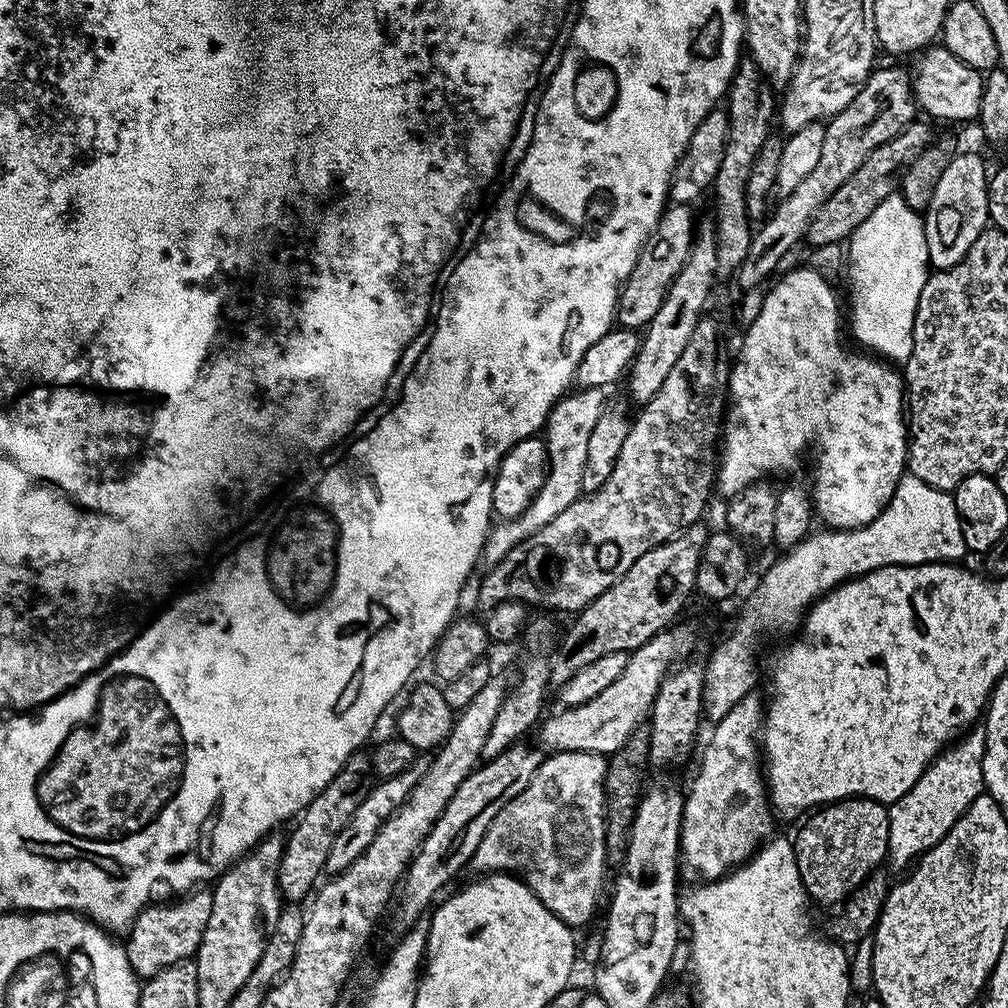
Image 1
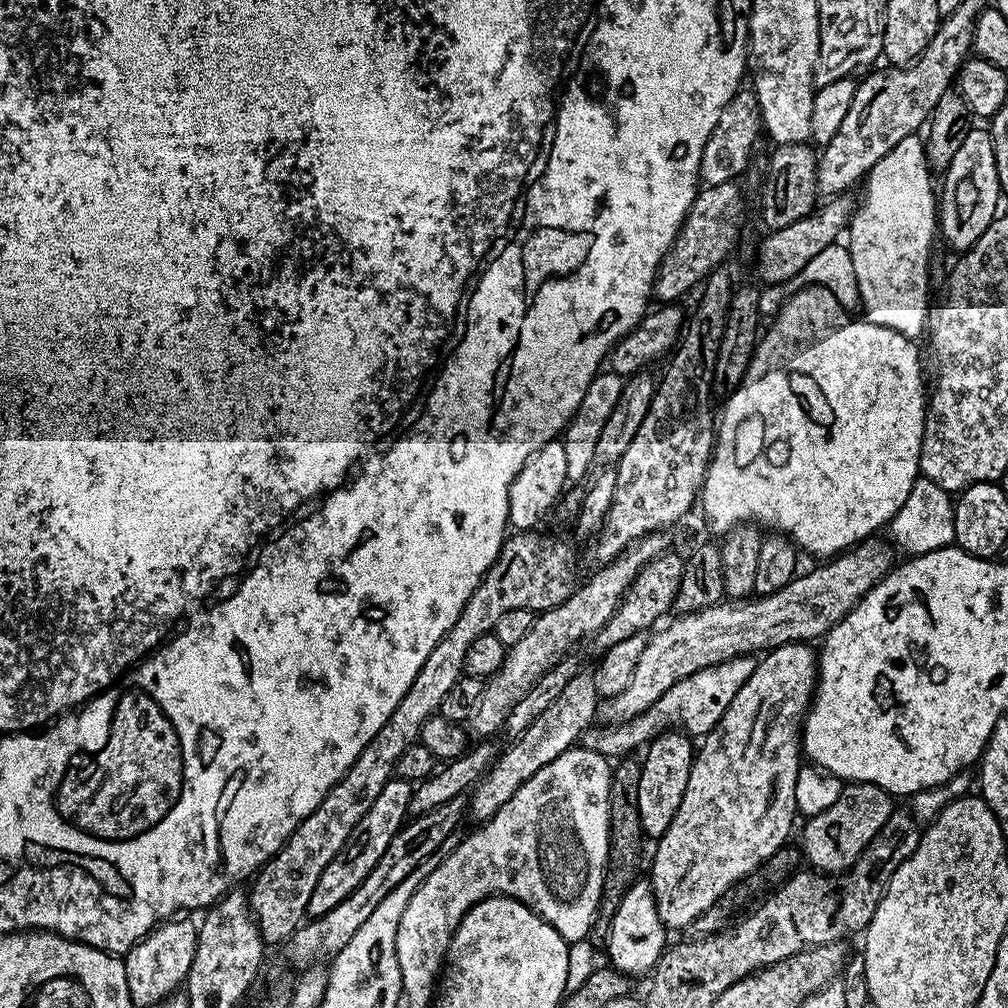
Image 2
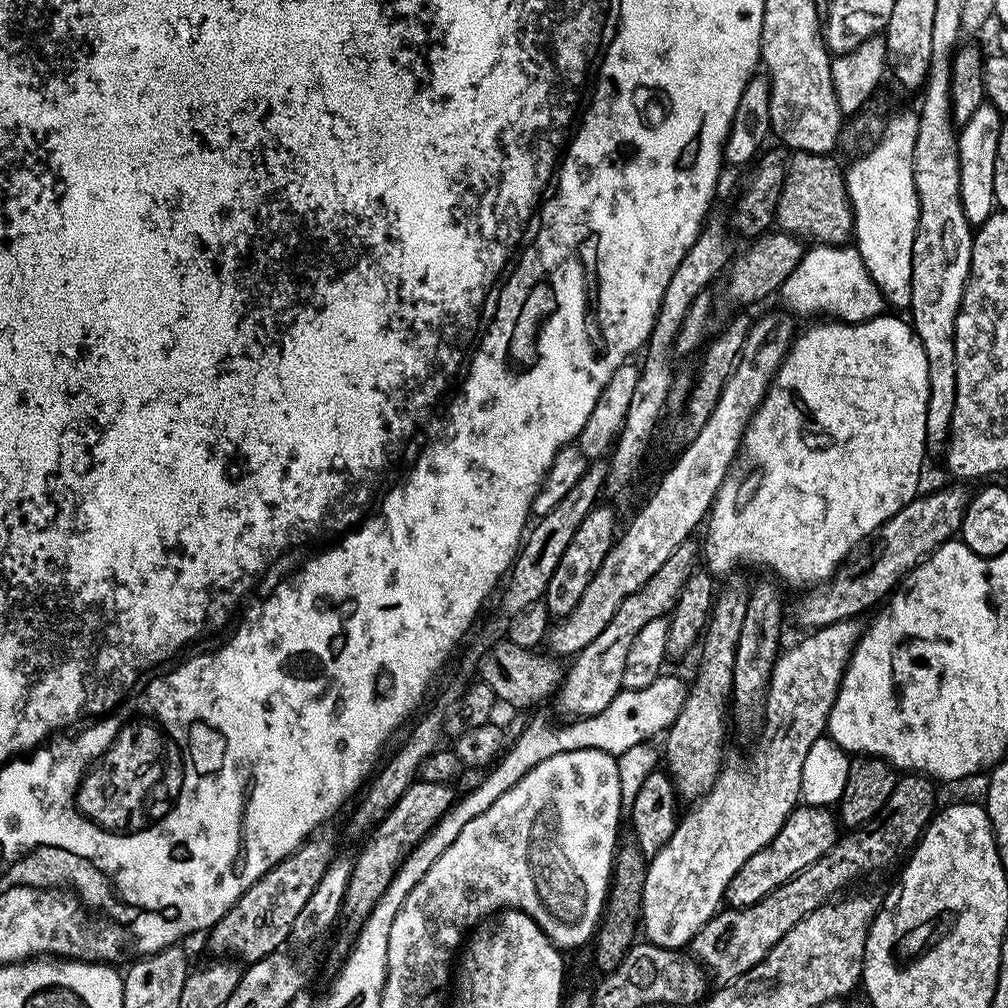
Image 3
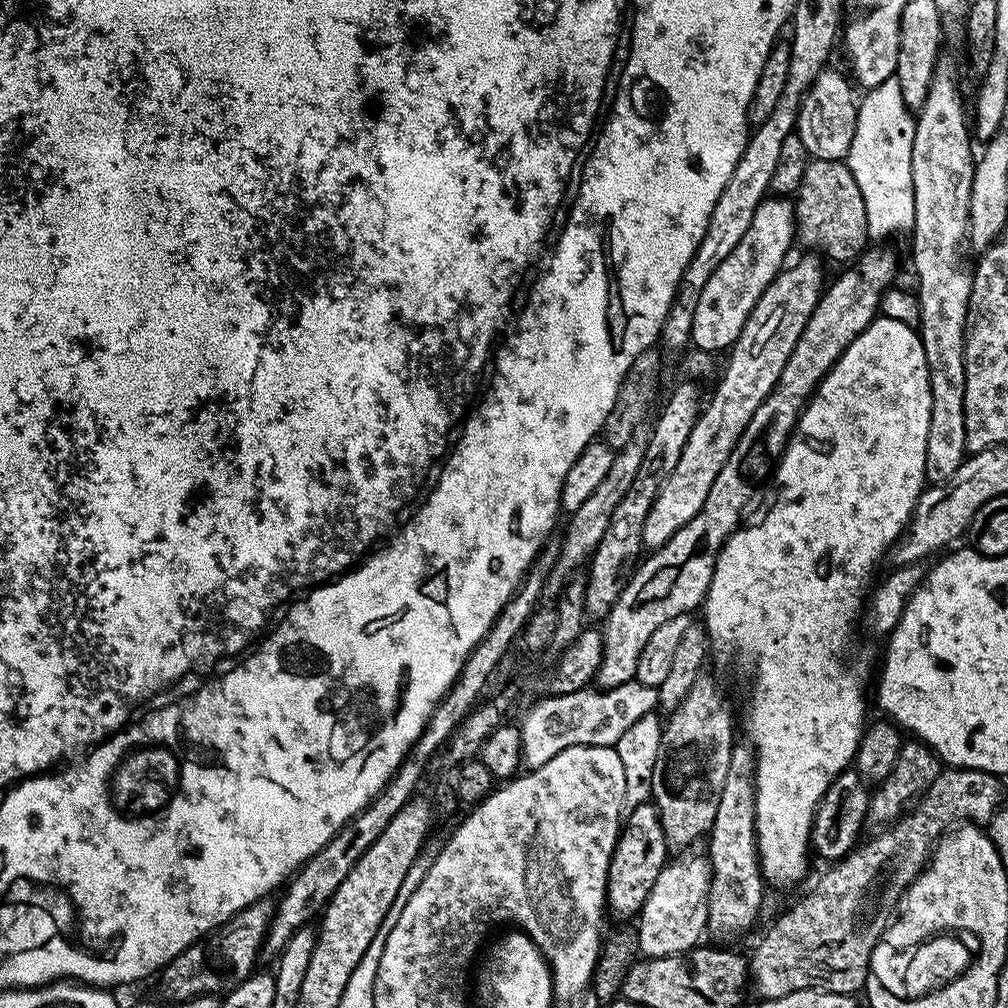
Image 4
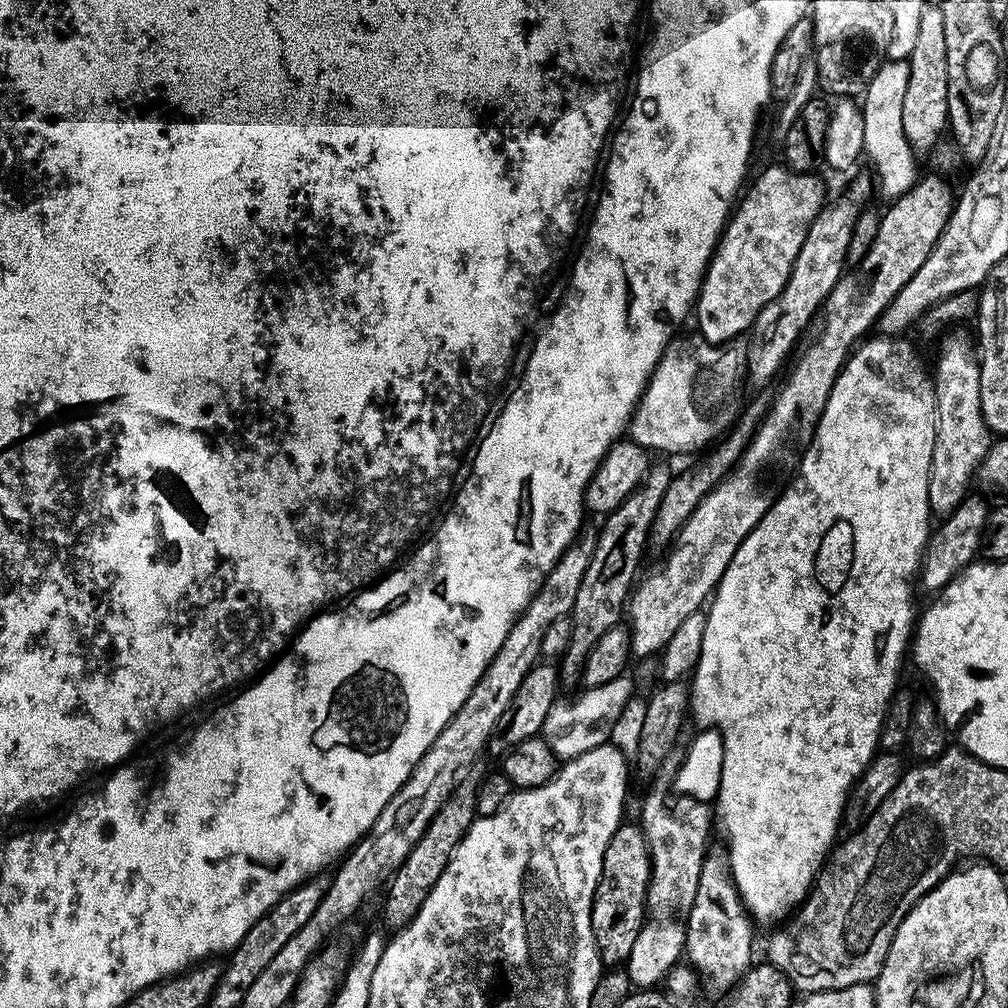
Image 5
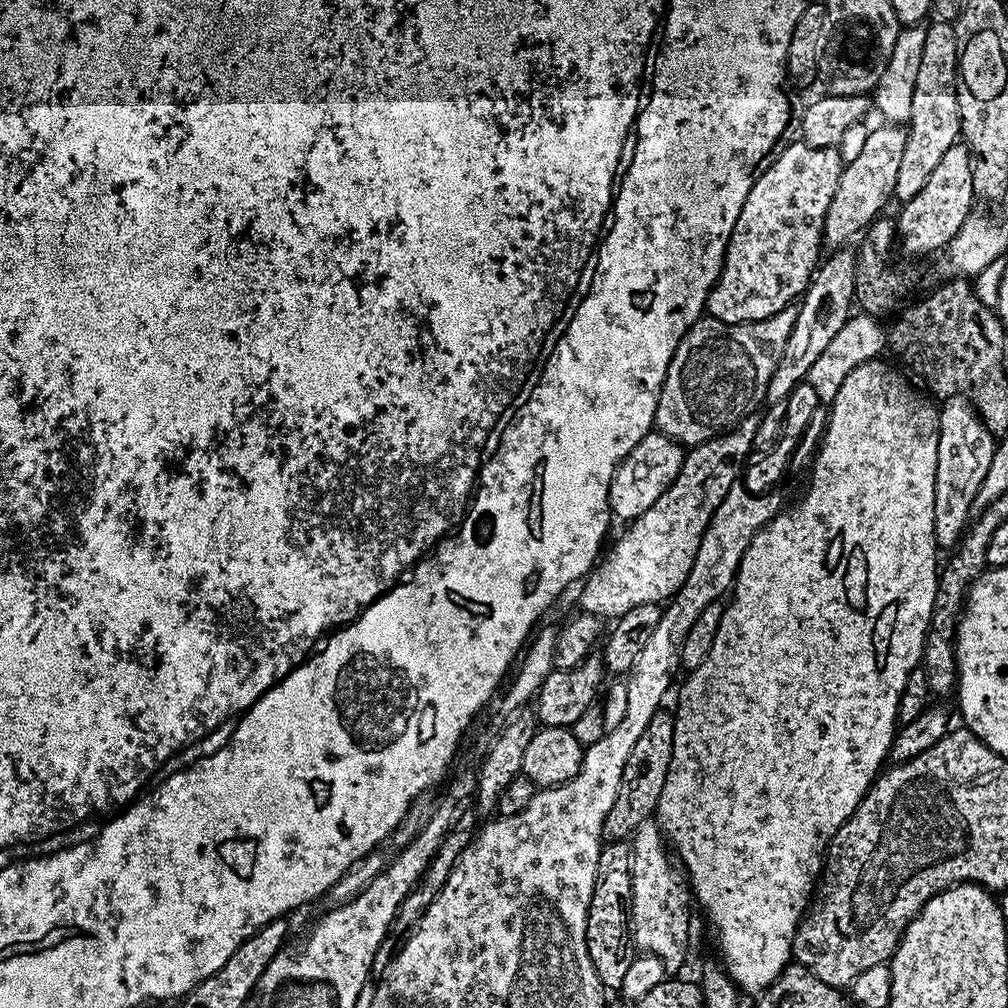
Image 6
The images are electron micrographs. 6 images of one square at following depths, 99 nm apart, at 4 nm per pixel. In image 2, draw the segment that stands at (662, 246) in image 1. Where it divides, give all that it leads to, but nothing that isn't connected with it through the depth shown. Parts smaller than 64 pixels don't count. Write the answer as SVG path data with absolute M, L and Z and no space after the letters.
M722 182L718 186L701 187L697 191L694 202L682 222L680 232L677 234L675 242L672 243L672 249L664 255L660 269L656 271L655 299L660 299L660 302L683 301L683 296L692 287L695 289L711 272L716 271L725 263L724 259L731 254L740 240L740 223L744 220L743 214L740 213L740 188L738 185L739 183L736 182Z

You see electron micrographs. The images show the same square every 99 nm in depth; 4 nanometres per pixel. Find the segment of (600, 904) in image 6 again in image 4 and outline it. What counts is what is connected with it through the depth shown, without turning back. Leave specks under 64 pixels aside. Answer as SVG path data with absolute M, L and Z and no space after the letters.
M647 802L638 806L629 817L622 820L620 834L616 837L616 845L608 863L608 881L604 895L607 915L613 916L616 922L635 921L650 890L654 890L658 874L669 859L670 849L655 803Z

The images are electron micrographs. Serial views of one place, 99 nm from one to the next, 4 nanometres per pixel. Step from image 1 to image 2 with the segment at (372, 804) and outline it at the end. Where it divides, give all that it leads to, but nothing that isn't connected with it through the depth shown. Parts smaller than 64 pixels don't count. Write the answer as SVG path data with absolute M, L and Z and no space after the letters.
M395 778L388 780L386 786L382 786L378 798L374 798L374 806L370 806L366 814L362 814L358 826L350 830L350 838L346 838L342 850L338 850L330 866L322 870L322 878L318 878L318 886L314 886L314 894L310 894L309 917L324 916L330 910L334 910L338 902L350 898L350 894L354 894L358 886L362 886L366 874L370 874L370 870L378 866L378 858L386 854L386 846L390 846L390 838L394 838L394 834L398 834L398 830L404 827L409 819L412 789L413 785L409 781Z

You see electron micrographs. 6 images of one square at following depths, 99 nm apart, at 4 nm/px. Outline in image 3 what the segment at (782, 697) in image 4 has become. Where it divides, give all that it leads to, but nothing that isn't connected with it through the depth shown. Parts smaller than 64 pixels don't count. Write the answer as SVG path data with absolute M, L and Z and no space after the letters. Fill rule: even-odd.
M883 314L873 318L873 320L862 321L860 324L850 324L843 322L830 322L834 324L812 324L804 333L797 335L793 339L789 349L788 355L784 357L784 361L780 364L780 368L776 371L776 377L772 379L772 385L768 388L768 392L764 395L764 401L756 407L756 412L752 415L751 420L748 421L748 428L744 431L744 438L740 445L738 453L738 466L733 467L729 471L728 476L722 482L722 486L718 490L718 494L714 498L712 507L706 517L706 529L708 533L704 536L704 548L702 544L702 560L706 563L707 571L711 572L713 577L728 578L733 575L743 564L757 564L760 568L769 568L771 575L775 577L781 585L787 586L789 584L792 588L800 588L799 590L807 590L815 585L823 584L828 580L840 563L846 559L851 552L853 552L861 540L867 540L872 533L877 532L880 527L886 523L891 516L898 514L898 510L902 510L909 502L916 499L918 489L916 487L920 484L920 467L924 464L924 456L926 457L926 406L928 405L928 363L926 362L926 350L922 350L922 342L918 338L915 328L907 319L899 320L896 316L890 314ZM756 472L756 489L752 492L752 475Z

